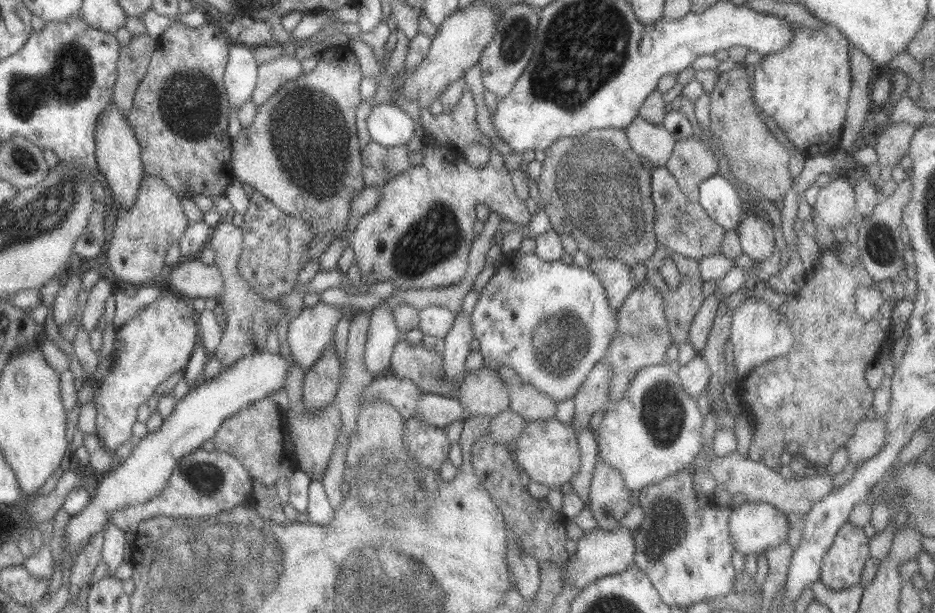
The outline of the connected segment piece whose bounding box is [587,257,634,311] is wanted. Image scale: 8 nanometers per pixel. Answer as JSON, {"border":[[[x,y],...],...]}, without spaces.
{"border":[[[614,257],[591,259],[587,269],[599,279],[609,308],[616,311],[634,287],[630,269]]]}

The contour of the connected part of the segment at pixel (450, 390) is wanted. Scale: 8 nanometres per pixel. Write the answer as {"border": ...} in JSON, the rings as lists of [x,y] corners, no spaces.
{"border":[[[400,337],[392,350],[389,370],[395,377],[409,380],[421,393],[455,396],[457,382],[444,380],[438,348],[427,349],[421,343],[412,345]]]}

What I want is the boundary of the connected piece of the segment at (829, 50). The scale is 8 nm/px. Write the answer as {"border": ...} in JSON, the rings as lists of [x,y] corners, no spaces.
{"border":[[[819,21],[819,29],[807,29],[793,25],[793,39],[785,49],[766,55],[753,70],[752,99],[765,116],[768,116],[783,132],[786,140],[808,157],[832,154],[838,147],[851,86],[847,38],[832,25]]]}

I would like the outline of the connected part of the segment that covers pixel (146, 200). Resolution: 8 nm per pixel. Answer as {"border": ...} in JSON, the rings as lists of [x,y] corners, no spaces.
{"border":[[[144,175],[141,179],[136,199],[131,208],[117,208],[113,237],[107,244],[105,258],[109,270],[123,282],[149,284],[164,266],[165,250],[180,239],[181,233],[189,222],[176,195],[162,180]]]}

